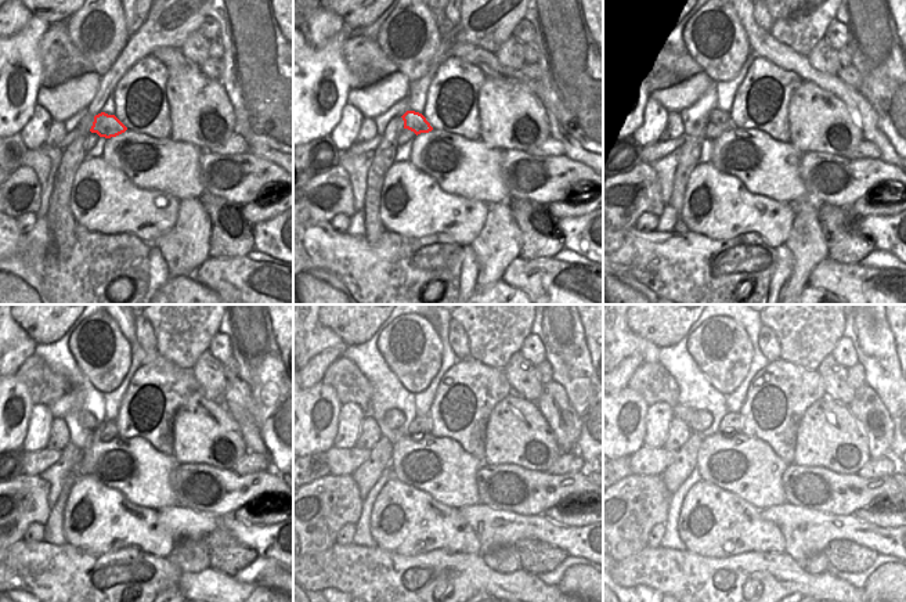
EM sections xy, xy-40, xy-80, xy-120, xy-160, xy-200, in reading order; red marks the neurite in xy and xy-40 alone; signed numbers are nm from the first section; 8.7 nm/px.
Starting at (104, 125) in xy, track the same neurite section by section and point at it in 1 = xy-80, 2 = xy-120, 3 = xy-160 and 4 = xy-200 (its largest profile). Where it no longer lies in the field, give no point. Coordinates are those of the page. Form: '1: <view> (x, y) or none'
1: xy-80 (718, 116)
2: xy-120 (86, 420)
3: xy-160 (394, 418)
4: xy-200 (699, 421)

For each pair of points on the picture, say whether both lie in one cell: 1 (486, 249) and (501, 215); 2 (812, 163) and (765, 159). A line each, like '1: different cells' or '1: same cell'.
1: same cell
2: different cells

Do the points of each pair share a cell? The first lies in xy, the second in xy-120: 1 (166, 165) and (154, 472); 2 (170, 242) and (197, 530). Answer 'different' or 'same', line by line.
1: same
2: different

